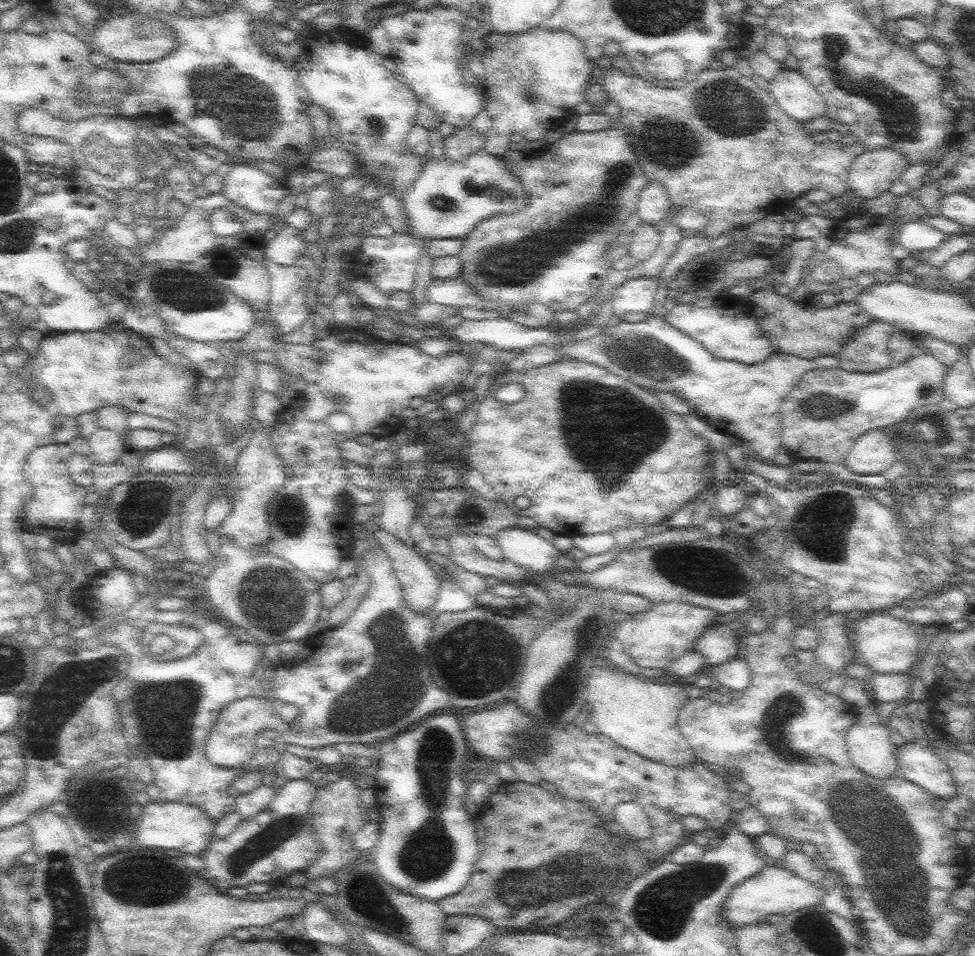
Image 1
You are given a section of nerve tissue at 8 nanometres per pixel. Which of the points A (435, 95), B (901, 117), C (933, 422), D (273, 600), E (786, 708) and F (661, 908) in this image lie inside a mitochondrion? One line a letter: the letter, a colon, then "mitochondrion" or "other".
A: other
B: mitochondrion
C: mitochondrion
D: mitochondrion
E: mitochondrion
F: mitochondrion

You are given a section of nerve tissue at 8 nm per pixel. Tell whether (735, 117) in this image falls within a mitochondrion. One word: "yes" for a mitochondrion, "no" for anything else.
yes

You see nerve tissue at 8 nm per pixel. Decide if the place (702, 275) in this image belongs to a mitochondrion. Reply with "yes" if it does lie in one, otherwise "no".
no

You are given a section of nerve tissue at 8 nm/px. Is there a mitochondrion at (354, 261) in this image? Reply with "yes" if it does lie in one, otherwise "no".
no

